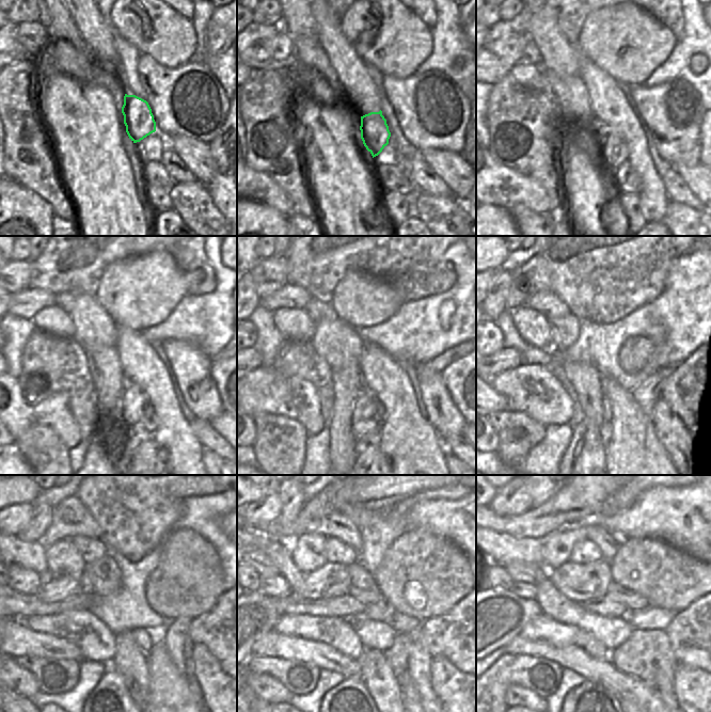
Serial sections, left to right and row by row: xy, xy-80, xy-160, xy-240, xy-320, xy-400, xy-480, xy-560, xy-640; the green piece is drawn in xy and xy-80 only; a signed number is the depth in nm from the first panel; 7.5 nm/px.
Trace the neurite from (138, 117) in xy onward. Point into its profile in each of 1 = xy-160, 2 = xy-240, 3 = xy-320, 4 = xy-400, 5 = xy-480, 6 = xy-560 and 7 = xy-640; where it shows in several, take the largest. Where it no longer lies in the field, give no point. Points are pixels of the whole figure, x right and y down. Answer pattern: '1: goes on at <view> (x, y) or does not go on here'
1: goes on at xy-160 (613, 146)
2: goes on at xy-240 (133, 399)
3: goes on at xy-320 (364, 410)
4: goes on at xy-400 (586, 453)
5: goes on at xy-480 (110, 692)
6: goes on at xy-560 (351, 692)
7: goes on at xy-640 (589, 692)

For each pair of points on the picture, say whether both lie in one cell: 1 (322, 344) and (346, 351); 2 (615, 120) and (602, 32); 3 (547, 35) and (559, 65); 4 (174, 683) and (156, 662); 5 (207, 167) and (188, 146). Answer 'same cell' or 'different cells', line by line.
1: same cell
2: different cells
3: same cell
4: same cell
5: same cell

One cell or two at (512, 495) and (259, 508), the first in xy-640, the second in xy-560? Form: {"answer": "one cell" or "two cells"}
{"answer": "one cell"}

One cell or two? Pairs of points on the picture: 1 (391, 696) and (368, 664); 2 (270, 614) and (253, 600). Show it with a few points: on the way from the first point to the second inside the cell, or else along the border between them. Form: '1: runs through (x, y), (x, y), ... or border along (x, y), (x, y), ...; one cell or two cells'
1: runs through (384, 689), (375, 671); one cell
2: runs through (266, 612), (257, 603); one cell

